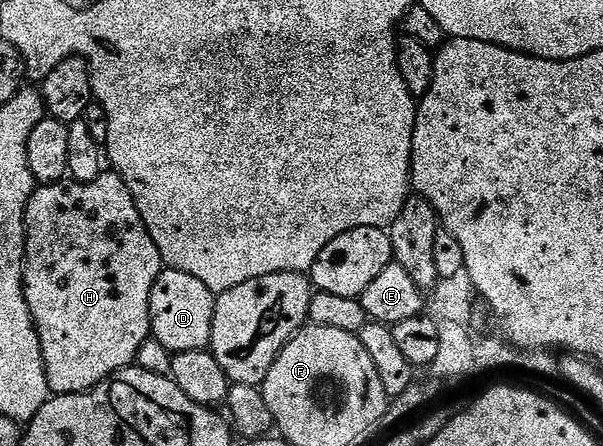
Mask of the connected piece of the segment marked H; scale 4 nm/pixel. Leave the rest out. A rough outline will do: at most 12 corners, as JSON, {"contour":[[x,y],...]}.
{"contour":[[118,173],[35,187],[26,301],[51,393],[151,339],[160,250]]}

